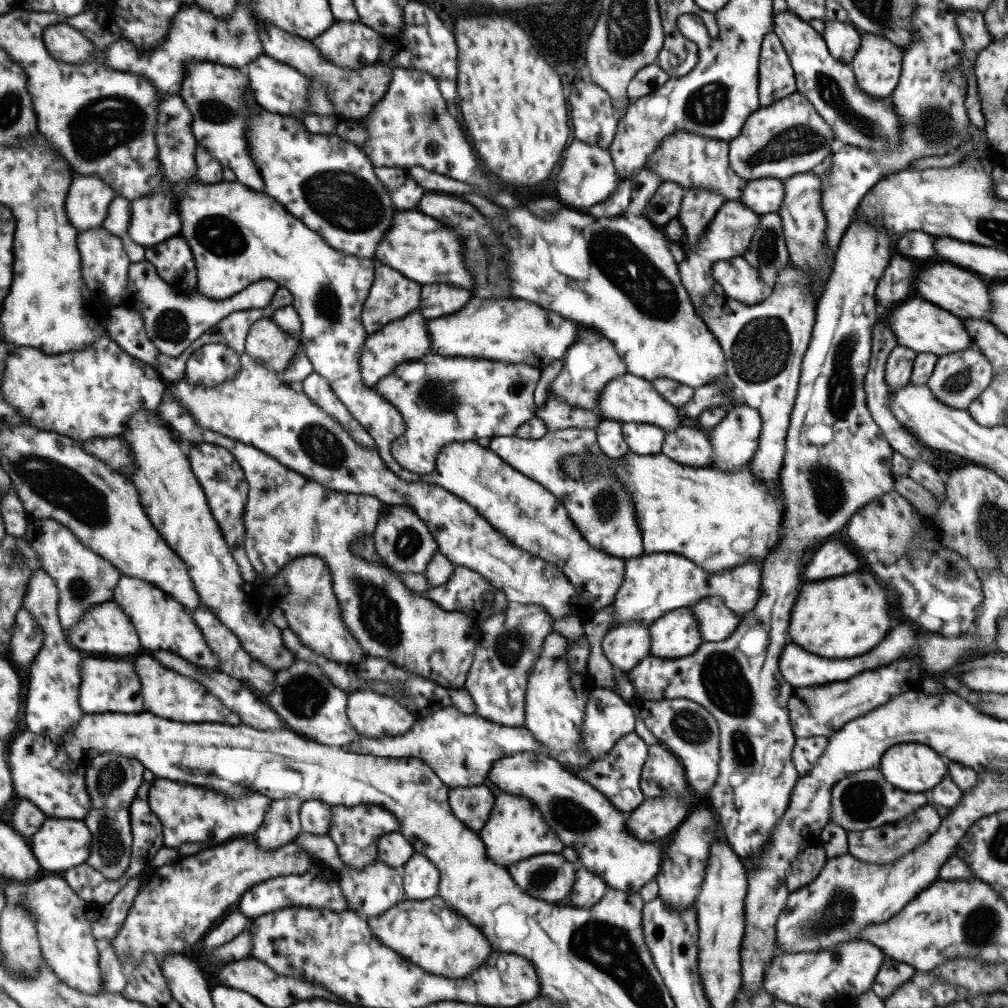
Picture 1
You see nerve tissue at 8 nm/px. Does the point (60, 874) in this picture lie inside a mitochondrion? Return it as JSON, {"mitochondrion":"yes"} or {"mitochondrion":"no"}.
{"mitochondrion":"no"}

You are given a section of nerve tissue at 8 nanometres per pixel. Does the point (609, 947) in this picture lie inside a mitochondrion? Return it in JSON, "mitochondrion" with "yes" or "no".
{"mitochondrion":"yes"}

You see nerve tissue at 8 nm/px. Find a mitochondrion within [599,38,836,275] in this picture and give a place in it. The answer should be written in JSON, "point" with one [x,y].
{"point":[796,140]}

